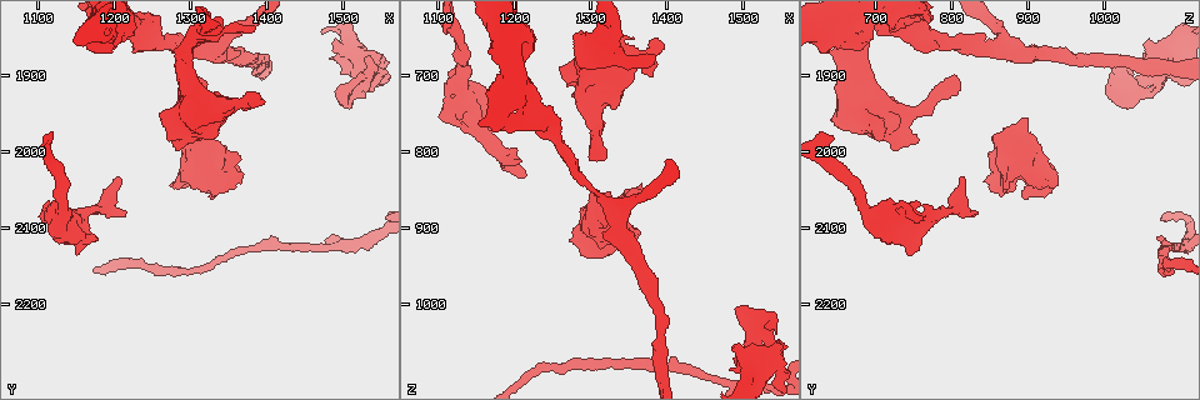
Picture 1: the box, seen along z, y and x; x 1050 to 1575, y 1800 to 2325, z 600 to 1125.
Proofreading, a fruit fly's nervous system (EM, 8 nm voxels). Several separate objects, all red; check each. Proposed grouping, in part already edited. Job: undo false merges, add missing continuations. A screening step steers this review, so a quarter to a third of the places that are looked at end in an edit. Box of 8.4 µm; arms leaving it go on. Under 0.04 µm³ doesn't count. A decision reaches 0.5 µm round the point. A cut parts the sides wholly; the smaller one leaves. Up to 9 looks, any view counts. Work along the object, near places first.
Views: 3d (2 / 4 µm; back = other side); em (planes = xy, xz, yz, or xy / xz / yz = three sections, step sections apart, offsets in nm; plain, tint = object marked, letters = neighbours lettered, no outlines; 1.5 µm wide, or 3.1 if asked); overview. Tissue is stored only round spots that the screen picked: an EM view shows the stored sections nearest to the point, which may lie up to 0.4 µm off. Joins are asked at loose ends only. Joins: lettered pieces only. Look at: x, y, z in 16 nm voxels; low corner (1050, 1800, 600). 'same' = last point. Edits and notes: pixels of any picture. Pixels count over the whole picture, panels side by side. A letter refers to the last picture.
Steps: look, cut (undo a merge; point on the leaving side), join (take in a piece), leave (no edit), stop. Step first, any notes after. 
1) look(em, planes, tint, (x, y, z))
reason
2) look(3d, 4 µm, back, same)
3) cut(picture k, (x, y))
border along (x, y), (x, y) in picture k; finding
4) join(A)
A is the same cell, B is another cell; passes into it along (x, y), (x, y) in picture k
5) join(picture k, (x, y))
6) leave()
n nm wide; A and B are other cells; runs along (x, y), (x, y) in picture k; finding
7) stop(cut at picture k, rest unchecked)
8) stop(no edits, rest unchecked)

look(3d, 4 µm, (1225, 1830, 665))
stops while still wide

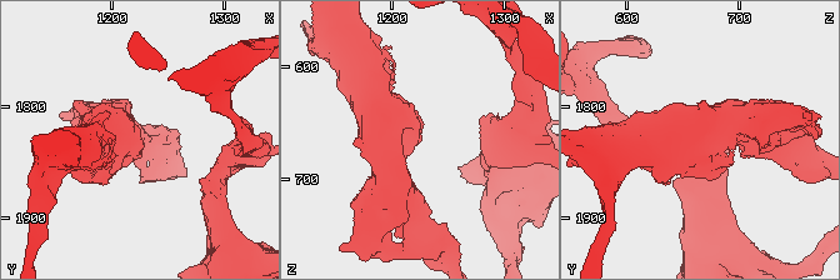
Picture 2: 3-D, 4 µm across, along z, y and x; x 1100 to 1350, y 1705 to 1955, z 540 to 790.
look(em, planes, letters, (1226, 1832, 664))

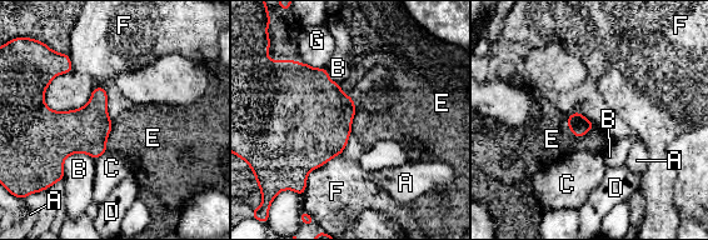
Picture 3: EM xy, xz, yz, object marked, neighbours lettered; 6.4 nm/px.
leave()
F touches over 400 nm; A, B, C, D, E, F and G are other cells; border along (69, 54), (54, 111) in picture 3; no lettered piece goes on from it

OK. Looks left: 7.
look(em, planes, letters, (1385, 1835, 685))
an open end

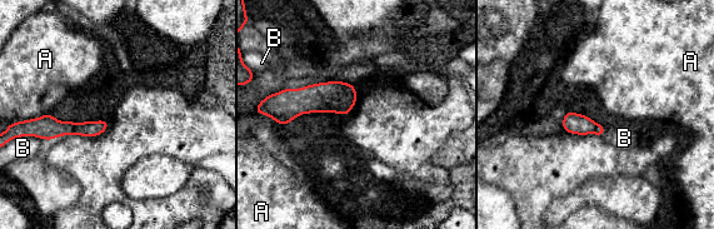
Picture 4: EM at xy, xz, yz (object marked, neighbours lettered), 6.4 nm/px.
leave()
A and B are other cells; border along (31, 135), (46, 140) in picture 4; no lettered piece goes on from it

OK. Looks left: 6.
look(em, xz, step 4, plain, (1295, 1860, 835))
narrows sharply

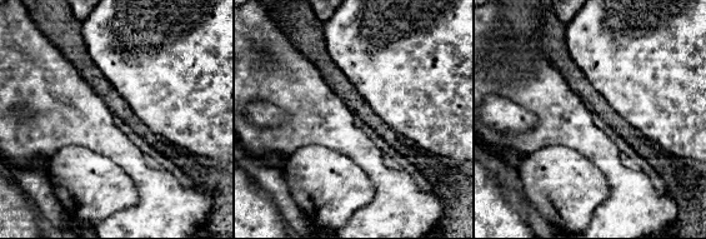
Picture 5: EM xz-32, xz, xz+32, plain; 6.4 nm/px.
look(em, xz, step 4, letters, same)

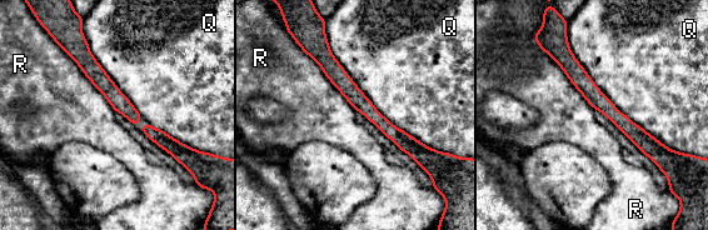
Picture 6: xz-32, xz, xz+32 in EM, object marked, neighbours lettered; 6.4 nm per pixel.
leave()
120 nm wide; Q and R are other cells; runs along (310, 24), (330, 68), (400, 141) in picture 6; one neuron here

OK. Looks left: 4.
look(em, yz, step 4, tint, (1315, 1950, 900))
stops while still wide

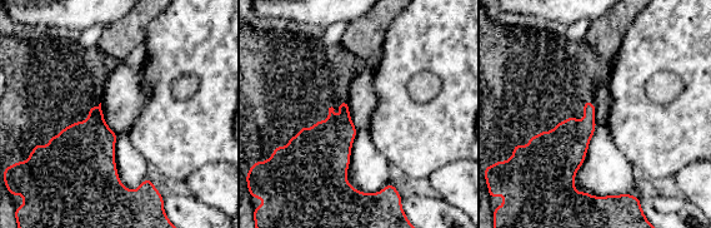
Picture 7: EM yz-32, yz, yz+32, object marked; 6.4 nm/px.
look(em, planes, letters, same)

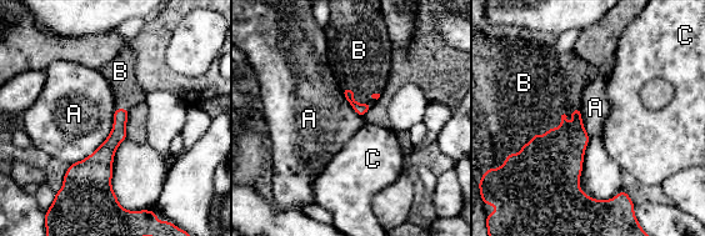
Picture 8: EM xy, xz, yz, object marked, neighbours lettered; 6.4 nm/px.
join(B)
B is the same cell, A and C are other cells; it goes on there

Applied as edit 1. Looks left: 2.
stop(join at picture 8, rest unchecked)

